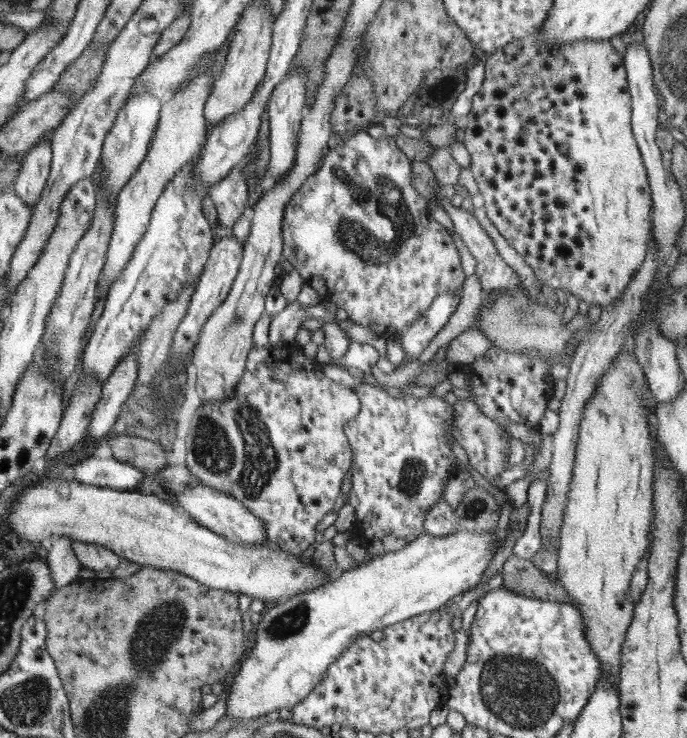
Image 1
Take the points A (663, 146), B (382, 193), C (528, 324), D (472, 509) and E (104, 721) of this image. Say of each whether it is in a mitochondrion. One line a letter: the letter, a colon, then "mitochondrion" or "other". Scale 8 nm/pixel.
A: other
B: mitochondrion
C: mitochondrion
D: mitochondrion
E: mitochondrion

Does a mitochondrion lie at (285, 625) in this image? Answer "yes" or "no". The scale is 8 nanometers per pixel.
yes

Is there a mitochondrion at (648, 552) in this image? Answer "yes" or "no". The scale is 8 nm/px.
no

